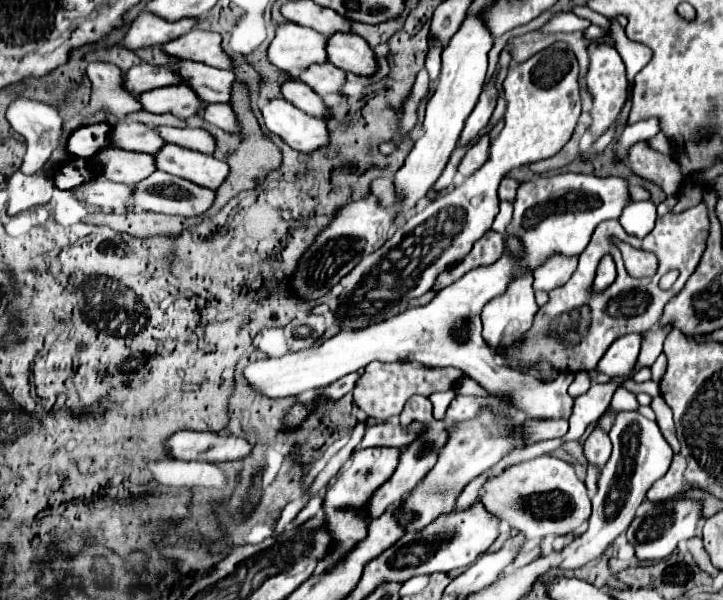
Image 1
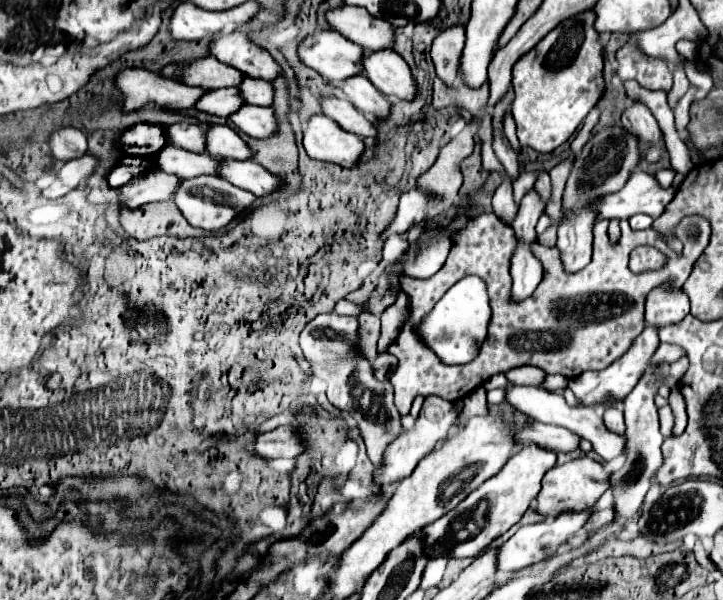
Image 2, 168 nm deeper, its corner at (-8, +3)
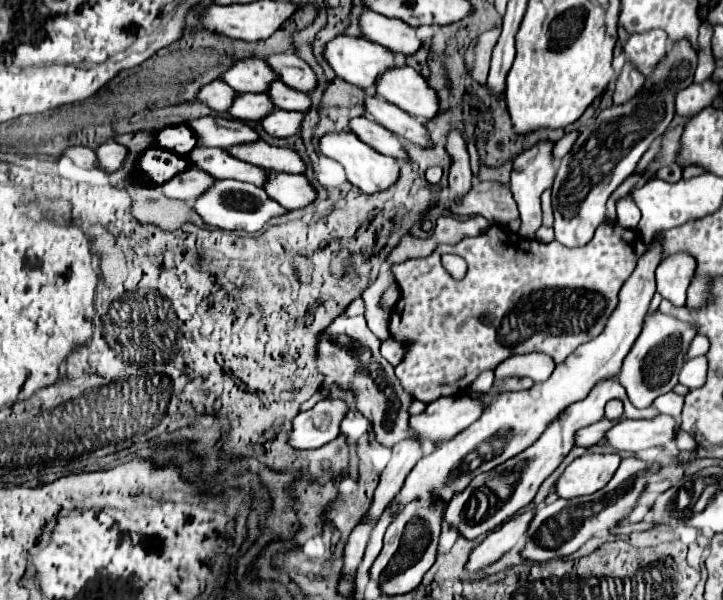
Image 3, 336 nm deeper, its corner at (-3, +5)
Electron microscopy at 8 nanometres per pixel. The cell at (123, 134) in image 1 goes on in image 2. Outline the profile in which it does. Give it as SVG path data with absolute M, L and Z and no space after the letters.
M175 123L175 125L163 125L163 133L167 137L167 143L177 145L185 151L201 153L203 147L203 131L207 125L193 125L193 123Z

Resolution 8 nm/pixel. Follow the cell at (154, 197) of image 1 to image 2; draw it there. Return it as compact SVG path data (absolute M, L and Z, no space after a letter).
M199 175L199 177L193 177L193 179L181 181L177 191L173 193L171 201L179 207L179 211L185 215L185 219L193 227L217 231L217 229L225 227L231 219L235 219L237 213L249 209L251 203L255 201L255 195L227 183L225 179L217 179L215 175Z

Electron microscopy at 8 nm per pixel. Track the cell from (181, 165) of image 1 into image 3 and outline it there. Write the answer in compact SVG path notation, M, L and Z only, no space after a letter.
M278 173L276 177L270 177L270 185L264 185L264 189L288 211L304 209L318 197L316 189L304 175Z

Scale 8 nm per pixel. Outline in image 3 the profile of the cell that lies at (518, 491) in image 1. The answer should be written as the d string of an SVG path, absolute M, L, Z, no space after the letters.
M586 453L566 467L554 491L564 499L596 493L610 481L620 461L622 457L618 453Z

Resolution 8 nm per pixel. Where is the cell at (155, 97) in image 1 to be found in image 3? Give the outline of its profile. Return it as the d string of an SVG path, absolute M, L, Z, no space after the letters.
M242 93L230 107L230 115L242 121L262 121L274 111L274 103L264 93Z

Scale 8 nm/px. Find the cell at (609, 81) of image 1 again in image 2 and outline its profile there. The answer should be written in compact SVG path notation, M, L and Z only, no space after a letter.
M627 43L617 51L617 61L617 75L621 81L636 80L642 87L653 91L669 91L673 85L669 65L663 59L647 57L633 43Z

